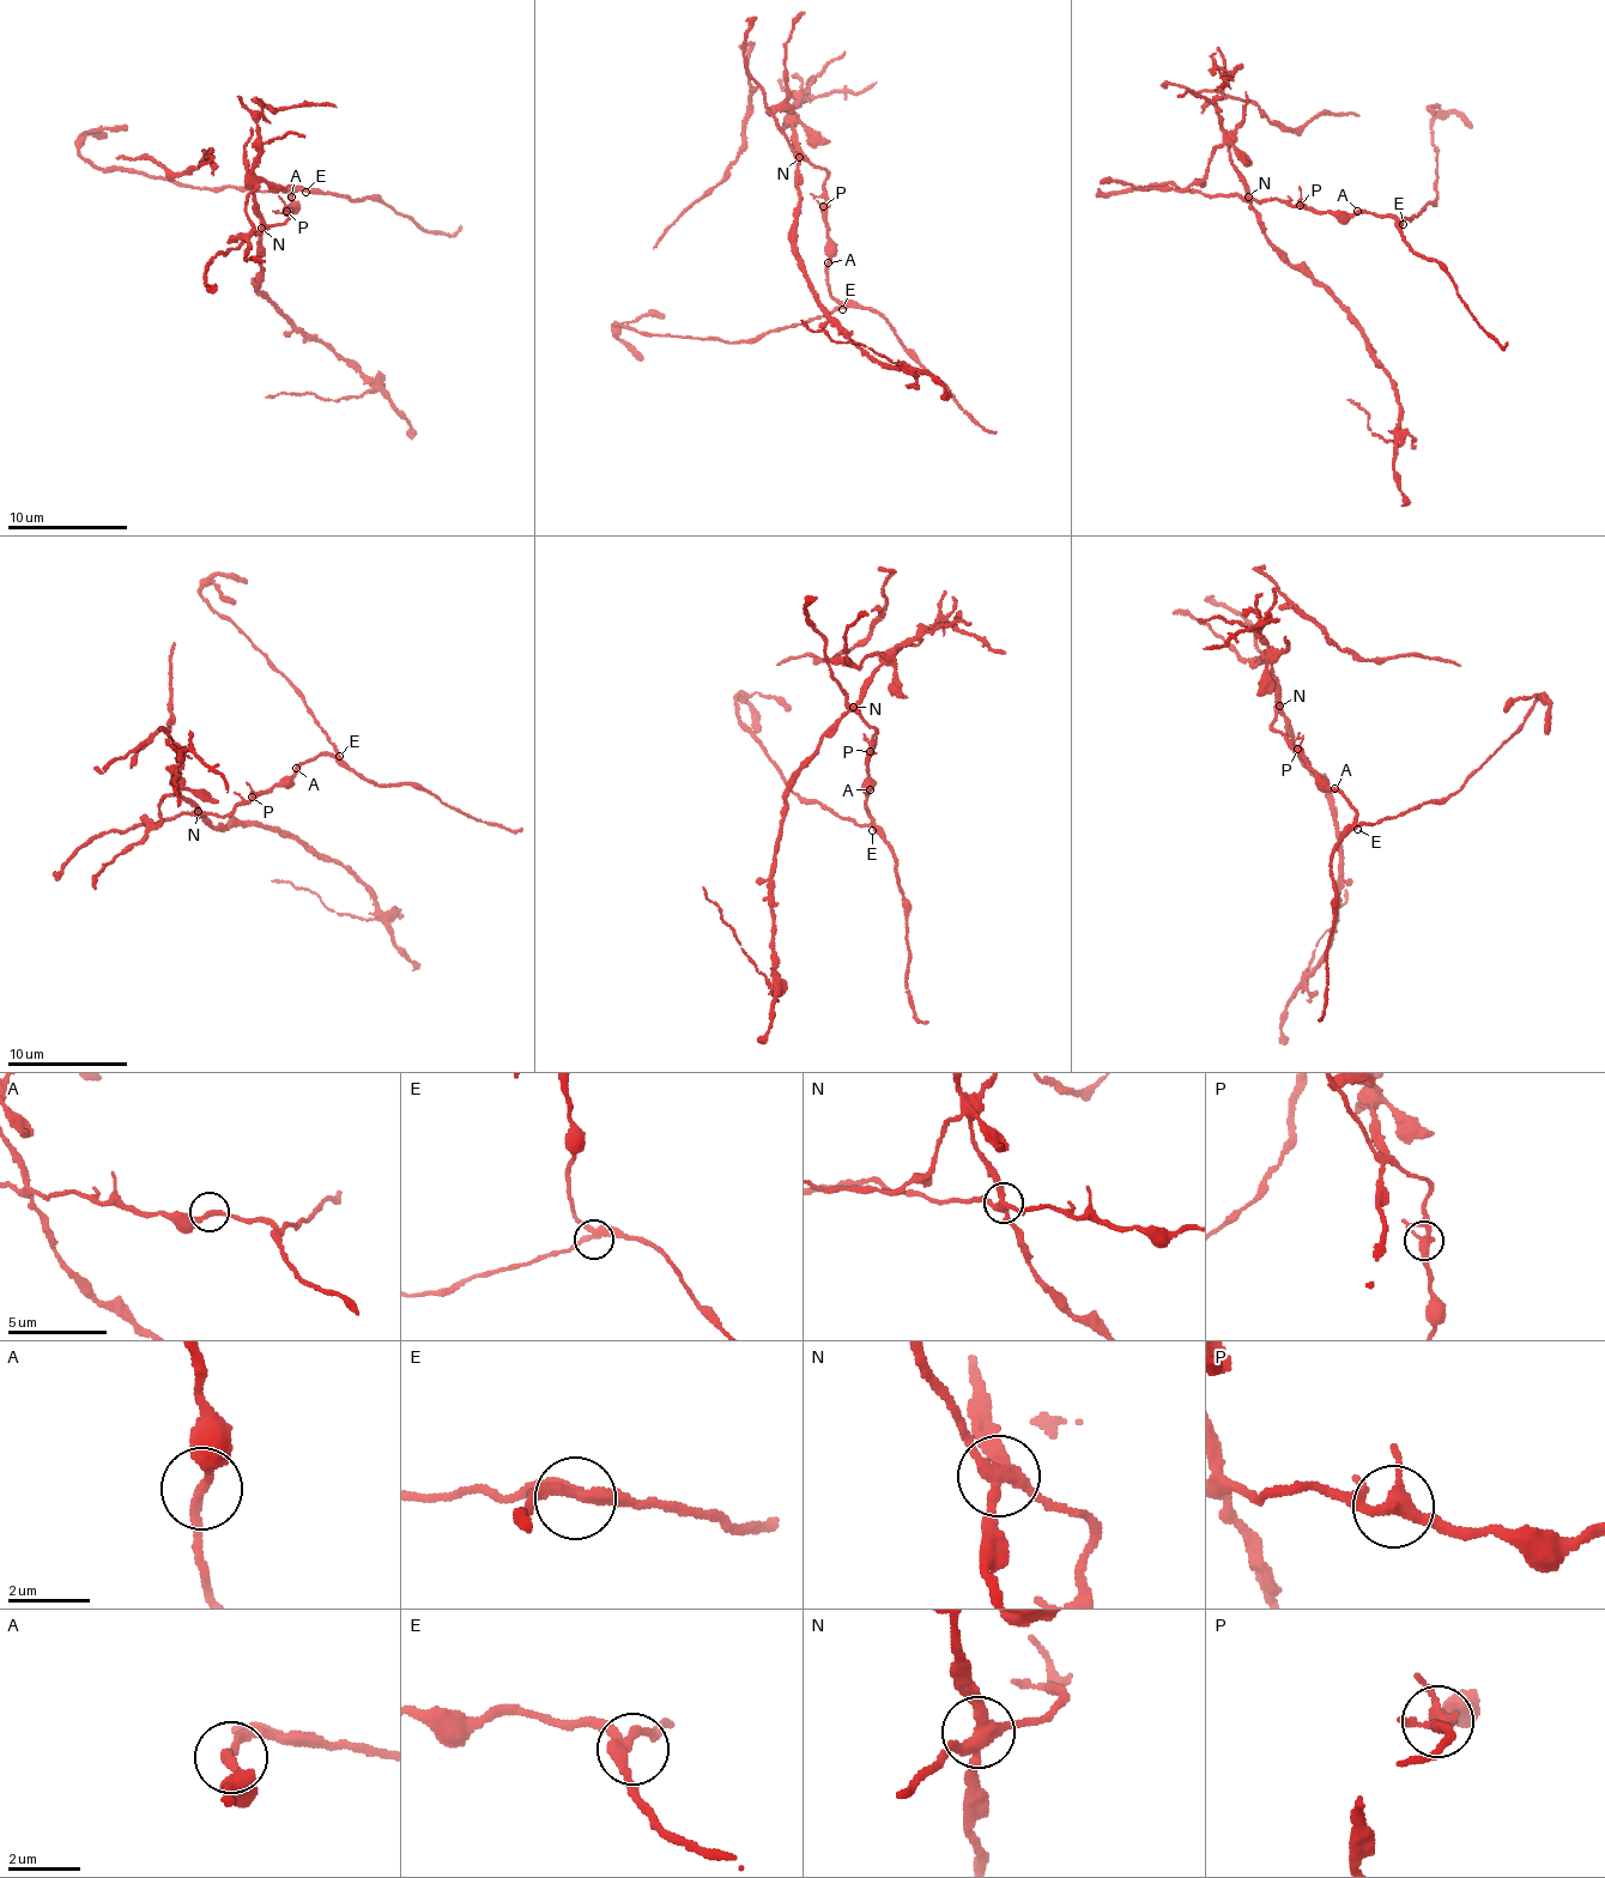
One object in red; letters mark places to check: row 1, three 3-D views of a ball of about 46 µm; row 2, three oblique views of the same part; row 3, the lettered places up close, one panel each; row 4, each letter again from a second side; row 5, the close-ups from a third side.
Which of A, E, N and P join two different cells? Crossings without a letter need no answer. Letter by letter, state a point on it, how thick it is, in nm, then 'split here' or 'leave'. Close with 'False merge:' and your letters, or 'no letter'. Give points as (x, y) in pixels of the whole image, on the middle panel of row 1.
A: at (828, 262); 240 nm thick; leave
E: at (842, 309); 280 nm thick; leave
N: at (799, 157); 360 nm thick; split here
P: at (823, 206); 280 nm thick; leave
False merge: N

